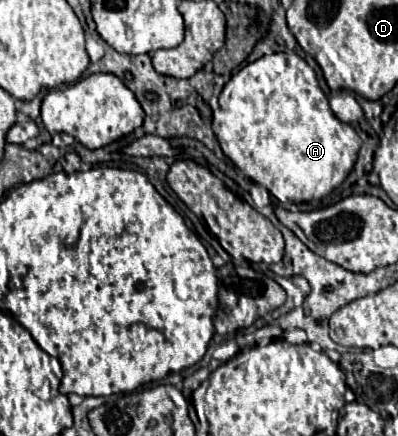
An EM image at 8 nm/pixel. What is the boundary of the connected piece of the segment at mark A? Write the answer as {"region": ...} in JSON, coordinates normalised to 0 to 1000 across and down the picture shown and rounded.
{"region":[[[683,122],[683,126],[663,126],[633,144],[623,144],[613,158],[603,158],[558,204],[548,222],[550,245],[535,252],[533,259],[533,296],[563,356],[573,365],[583,365],[583,374],[618,401],[628,406],[638,420],[668,429],[704,466],[764,466],[764,461],[784,461],[784,456],[809,456],[814,447],[824,447],[839,429],[849,429],[869,406],[874,397],[884,392],[889,374],[894,374],[894,360],[899,360],[899,342],[905,342],[905,314],[899,305],[874,287],[874,282],[859,282],[854,273],[844,273],[844,264],[834,259],[829,241],[824,241],[824,227],[819,218],[809,213],[809,204],[799,200],[799,186],[794,186],[794,172],[789,163],[779,158],[779,149],[749,131],[749,126],[724,126],[724,122]]]}

